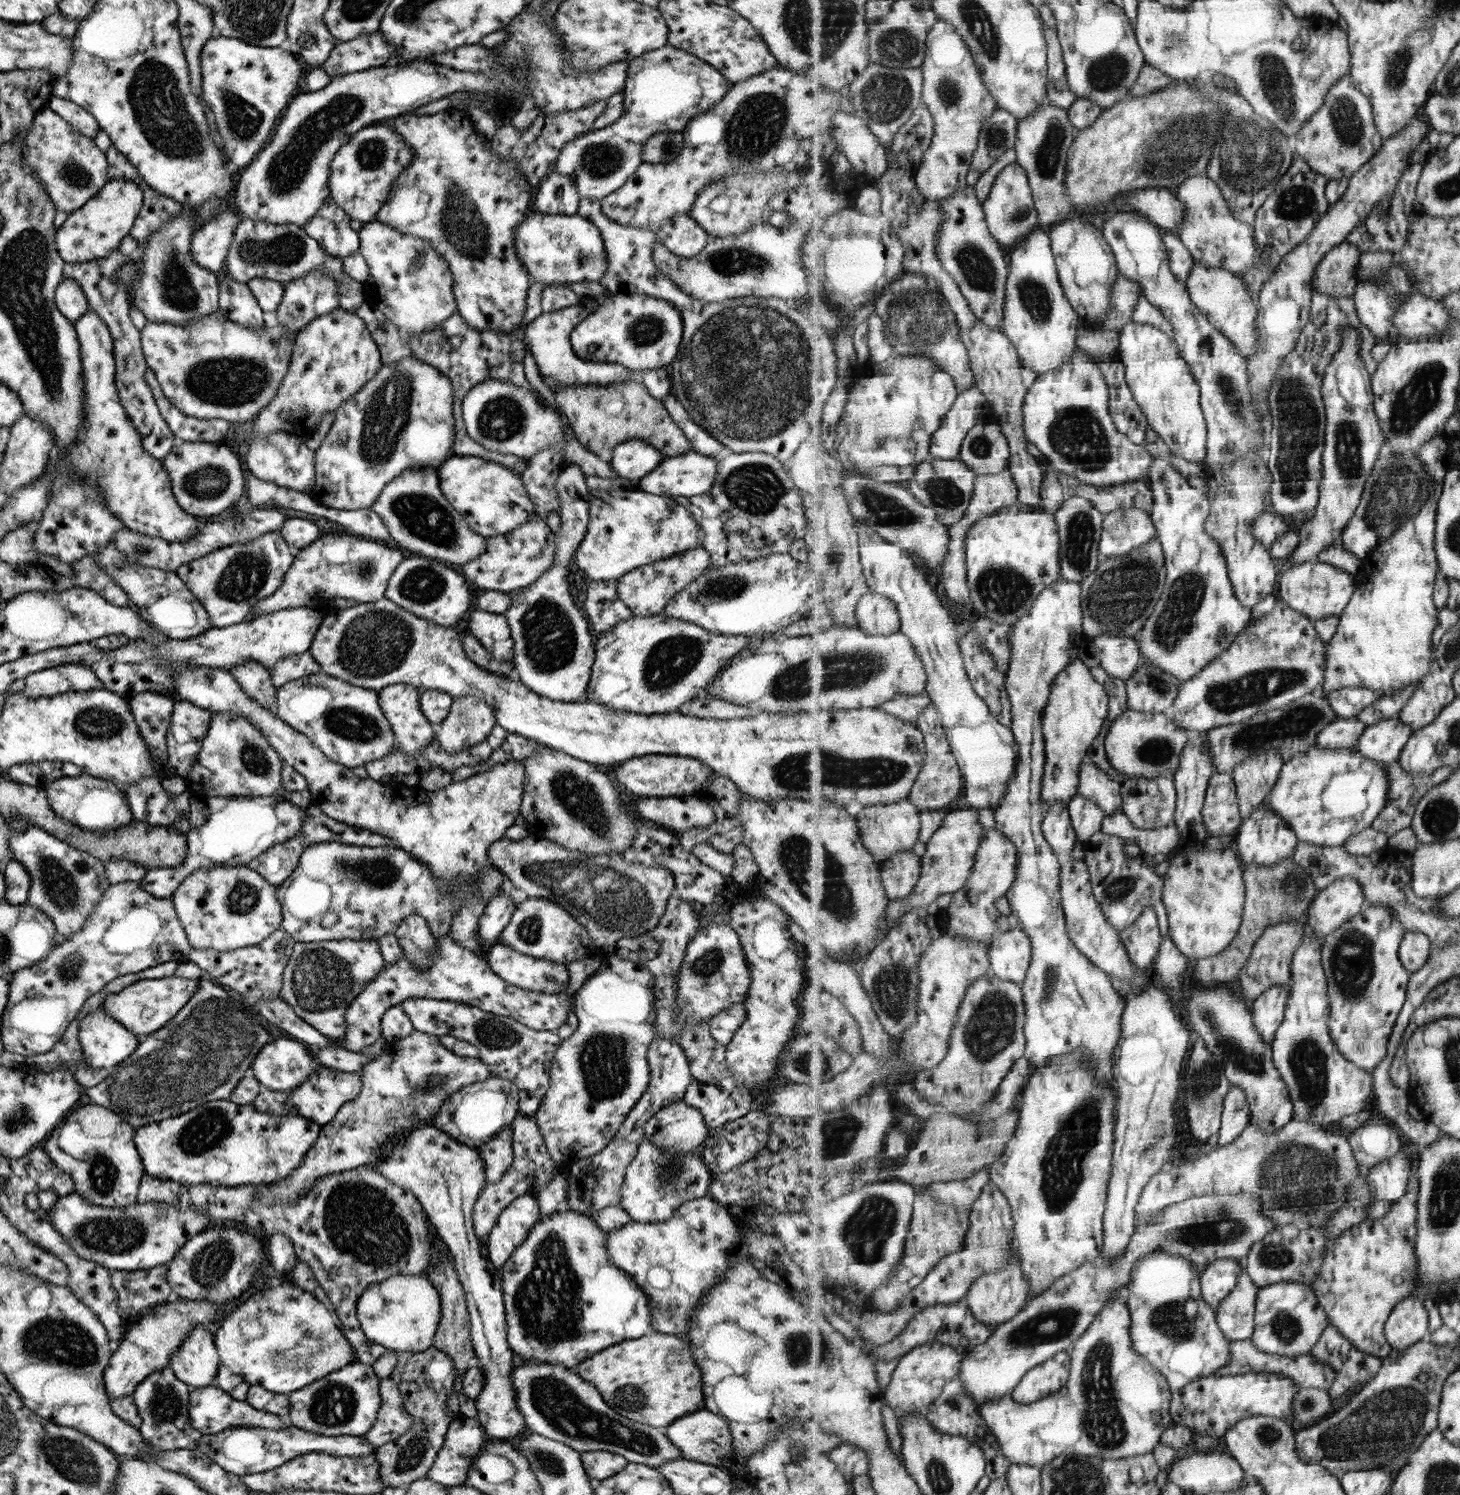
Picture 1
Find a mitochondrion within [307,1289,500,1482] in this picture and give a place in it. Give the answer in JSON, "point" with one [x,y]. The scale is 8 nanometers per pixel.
{"point":[409,1458]}

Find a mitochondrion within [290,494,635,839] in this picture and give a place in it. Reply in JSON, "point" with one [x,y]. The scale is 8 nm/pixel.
{"point":[373,645]}

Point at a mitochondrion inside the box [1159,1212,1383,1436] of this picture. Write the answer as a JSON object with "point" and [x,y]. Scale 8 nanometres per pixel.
{"point":[1274,1255]}

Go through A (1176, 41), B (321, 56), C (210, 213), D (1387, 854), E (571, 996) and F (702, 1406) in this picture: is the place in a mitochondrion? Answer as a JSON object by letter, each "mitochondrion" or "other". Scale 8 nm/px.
{"A":"mitochondrion","B":"other","C":"other","D":"other","E":"other","F":"other"}

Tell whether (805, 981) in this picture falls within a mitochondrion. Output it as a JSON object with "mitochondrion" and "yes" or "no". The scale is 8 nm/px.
{"mitochondrion":"no"}

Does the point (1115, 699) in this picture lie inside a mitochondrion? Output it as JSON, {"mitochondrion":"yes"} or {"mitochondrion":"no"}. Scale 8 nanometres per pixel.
{"mitochondrion":"no"}

